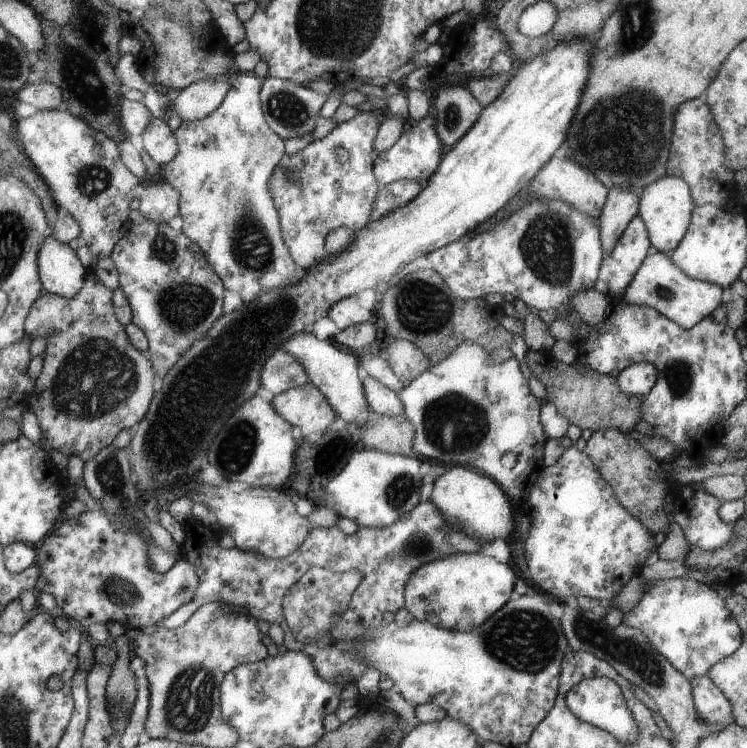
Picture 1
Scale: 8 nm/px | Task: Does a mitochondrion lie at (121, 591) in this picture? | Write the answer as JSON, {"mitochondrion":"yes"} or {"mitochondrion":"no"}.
{"mitochondrion":"yes"}

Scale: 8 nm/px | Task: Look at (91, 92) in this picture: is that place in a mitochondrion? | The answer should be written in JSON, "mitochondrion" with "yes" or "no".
{"mitochondrion":"yes"}

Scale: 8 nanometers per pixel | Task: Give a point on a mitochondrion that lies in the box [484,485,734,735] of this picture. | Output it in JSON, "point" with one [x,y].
{"point":[590,633]}

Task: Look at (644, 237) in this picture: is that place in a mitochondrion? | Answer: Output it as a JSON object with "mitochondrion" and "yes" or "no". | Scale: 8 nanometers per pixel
{"mitochondrion":"no"}

